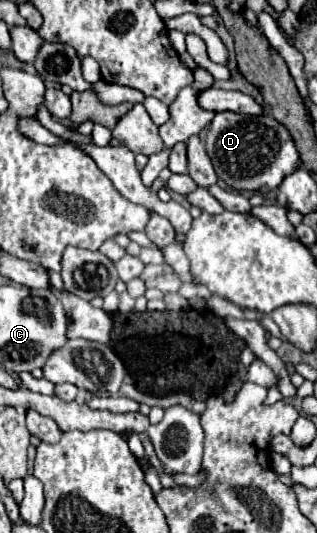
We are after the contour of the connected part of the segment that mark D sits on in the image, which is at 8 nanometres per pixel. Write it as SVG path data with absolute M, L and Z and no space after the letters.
M217 112L211 120L205 148L217 176L235 190L275 190L283 182L283 178L295 172L299 166L299 152L289 130L283 124L275 122L275 118L271 118L269 114L245 116L235 112Z

